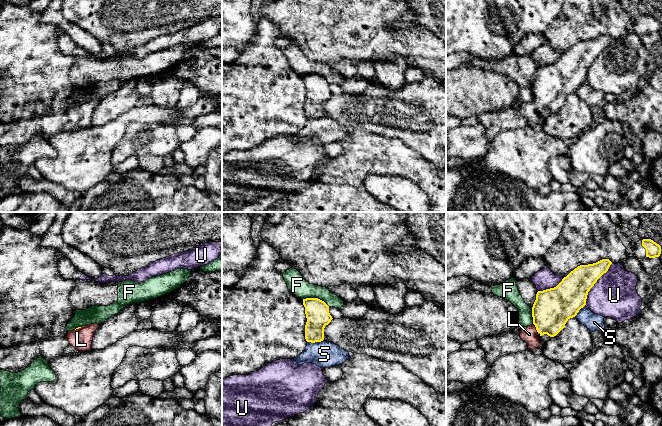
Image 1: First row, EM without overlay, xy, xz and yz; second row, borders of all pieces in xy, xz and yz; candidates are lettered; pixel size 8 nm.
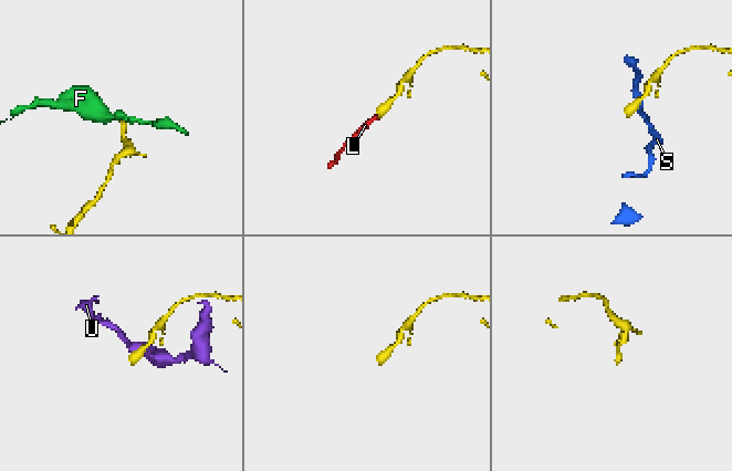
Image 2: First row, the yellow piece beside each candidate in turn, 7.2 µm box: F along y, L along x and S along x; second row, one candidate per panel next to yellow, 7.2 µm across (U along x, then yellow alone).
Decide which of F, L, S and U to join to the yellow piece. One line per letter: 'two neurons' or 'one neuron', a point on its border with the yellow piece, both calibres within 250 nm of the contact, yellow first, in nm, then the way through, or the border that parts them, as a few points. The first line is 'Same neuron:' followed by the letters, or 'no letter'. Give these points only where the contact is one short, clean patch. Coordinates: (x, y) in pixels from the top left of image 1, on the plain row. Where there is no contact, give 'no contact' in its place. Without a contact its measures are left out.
Same neuron: L
F: two neurons | xz (316, 74) | 190/160 nm | along xz (302, 75), (319, 74), (329, 82)
L: one neuron | yz (536, 104) | 300/140 nm | across yz (552, 84), (550, 90), (536, 104), (529, 110)
S: two neurons | xz (315, 117) | 190/220 nm | along xz (322, 116), (308, 118)
U: two neurons | yz (594, 59) | 280/360 nm

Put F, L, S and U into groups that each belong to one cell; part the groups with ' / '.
F / L / S / U

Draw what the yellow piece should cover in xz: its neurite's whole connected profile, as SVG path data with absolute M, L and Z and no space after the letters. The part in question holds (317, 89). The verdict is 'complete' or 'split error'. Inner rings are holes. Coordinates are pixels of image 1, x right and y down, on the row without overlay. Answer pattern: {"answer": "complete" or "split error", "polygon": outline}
{"answer": "complete", "polygon": "M318 74L303 75L307 98L305 101L305 115L315 119L324 116L324 104L333 95L329 89L329 82Z"}

